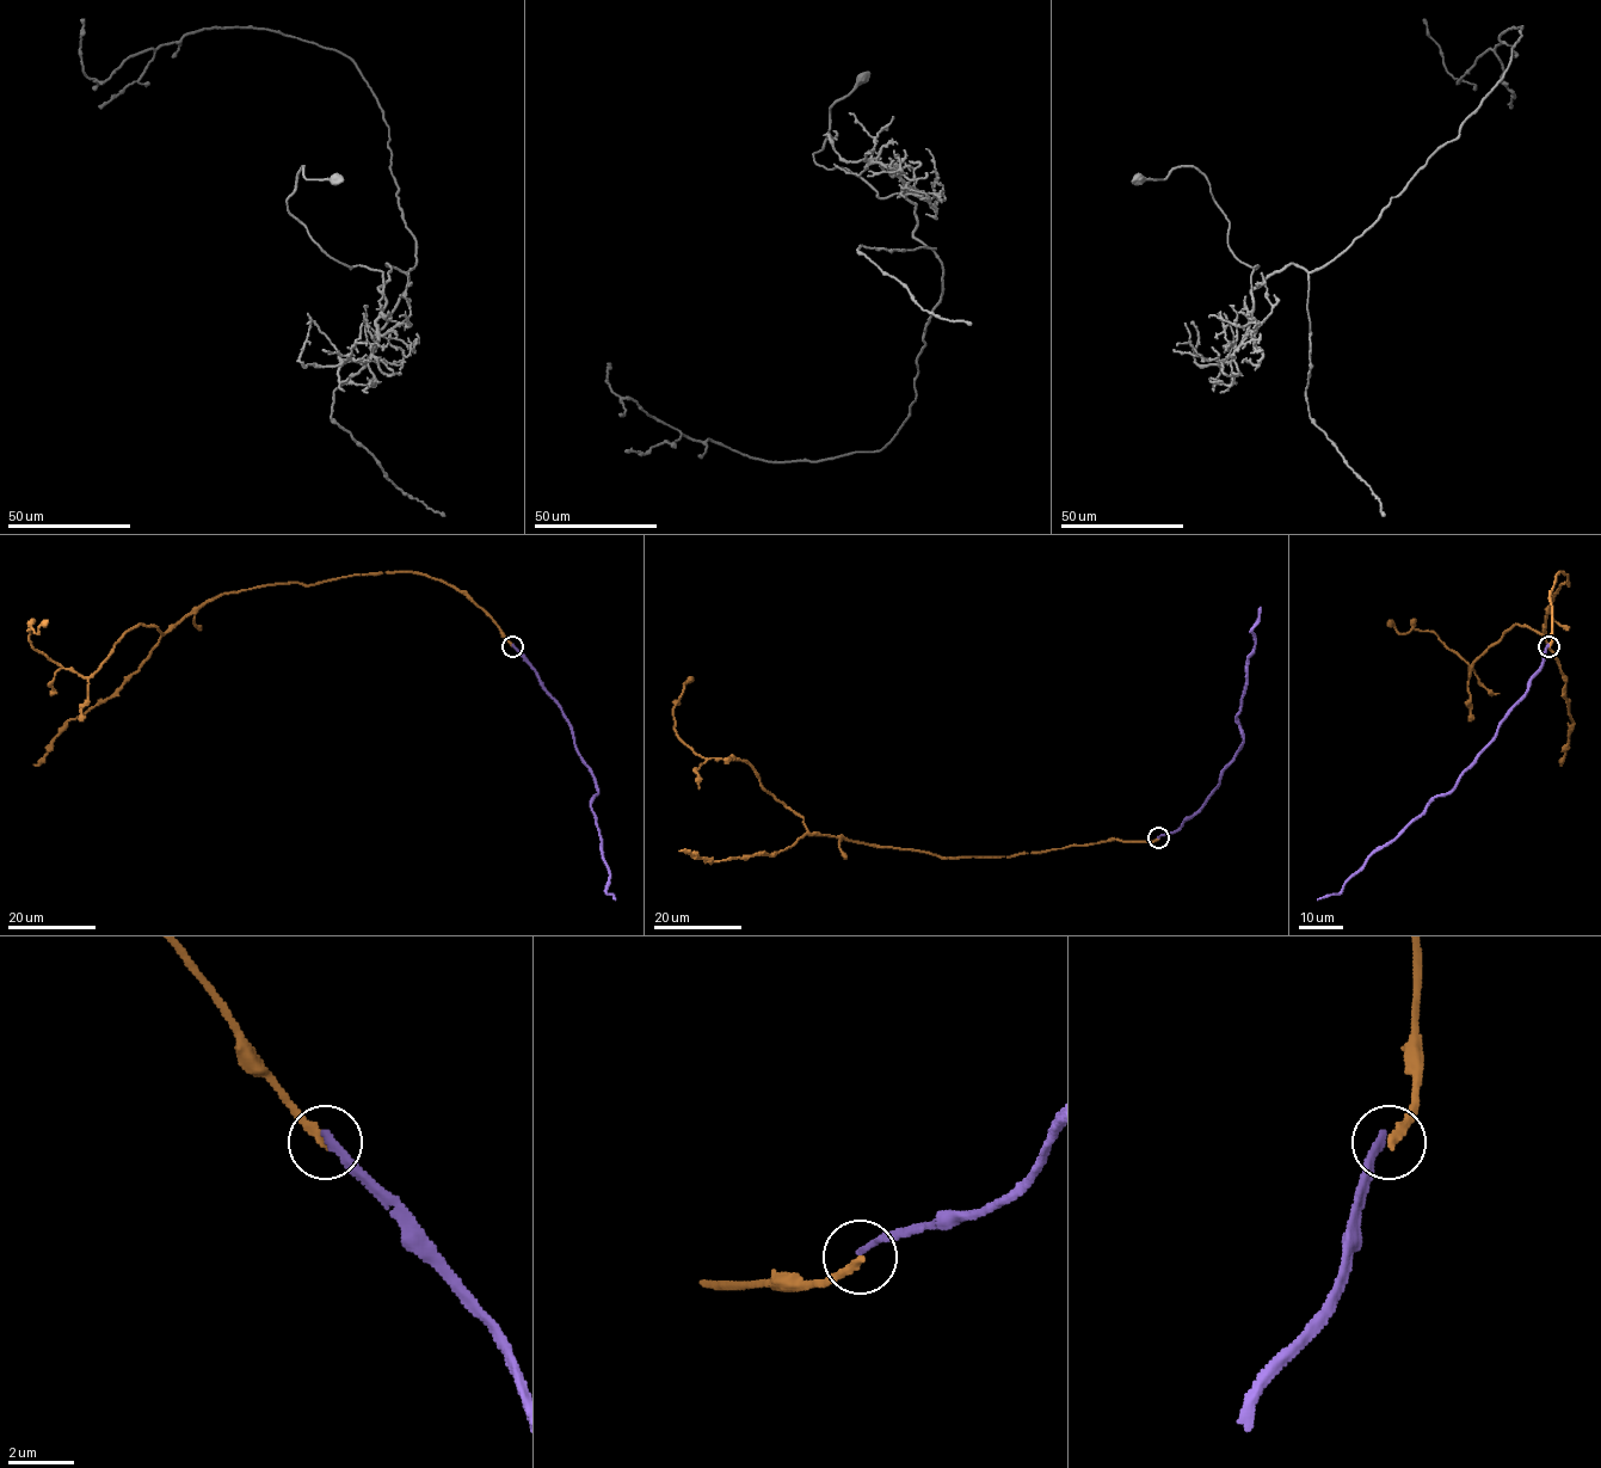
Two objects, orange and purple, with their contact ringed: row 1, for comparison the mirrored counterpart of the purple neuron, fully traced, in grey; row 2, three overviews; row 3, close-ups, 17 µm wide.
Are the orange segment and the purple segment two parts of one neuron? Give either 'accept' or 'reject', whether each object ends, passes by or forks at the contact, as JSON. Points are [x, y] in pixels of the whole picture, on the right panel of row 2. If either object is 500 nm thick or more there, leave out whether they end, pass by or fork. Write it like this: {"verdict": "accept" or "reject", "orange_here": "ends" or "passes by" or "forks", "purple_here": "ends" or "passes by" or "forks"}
{"verdict": "reject", "orange_here": "ends", "purple_here": "ends"}

